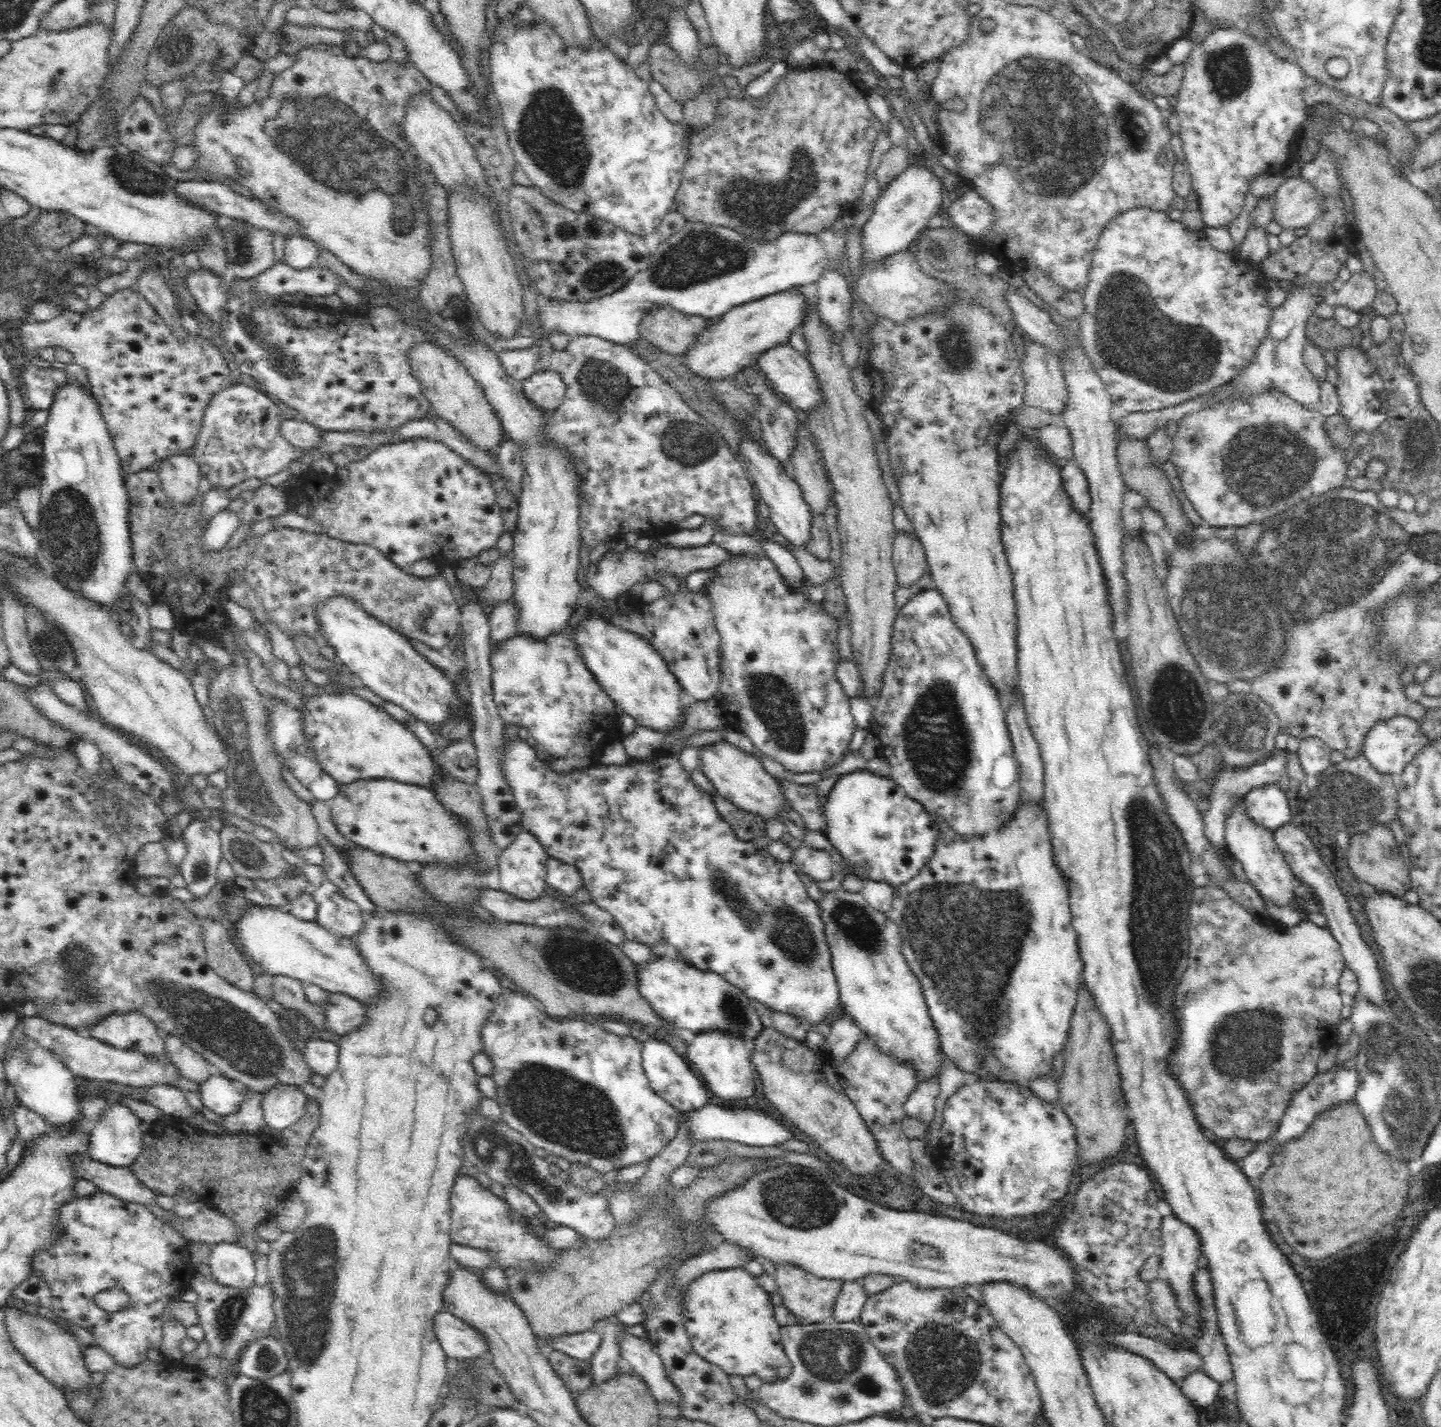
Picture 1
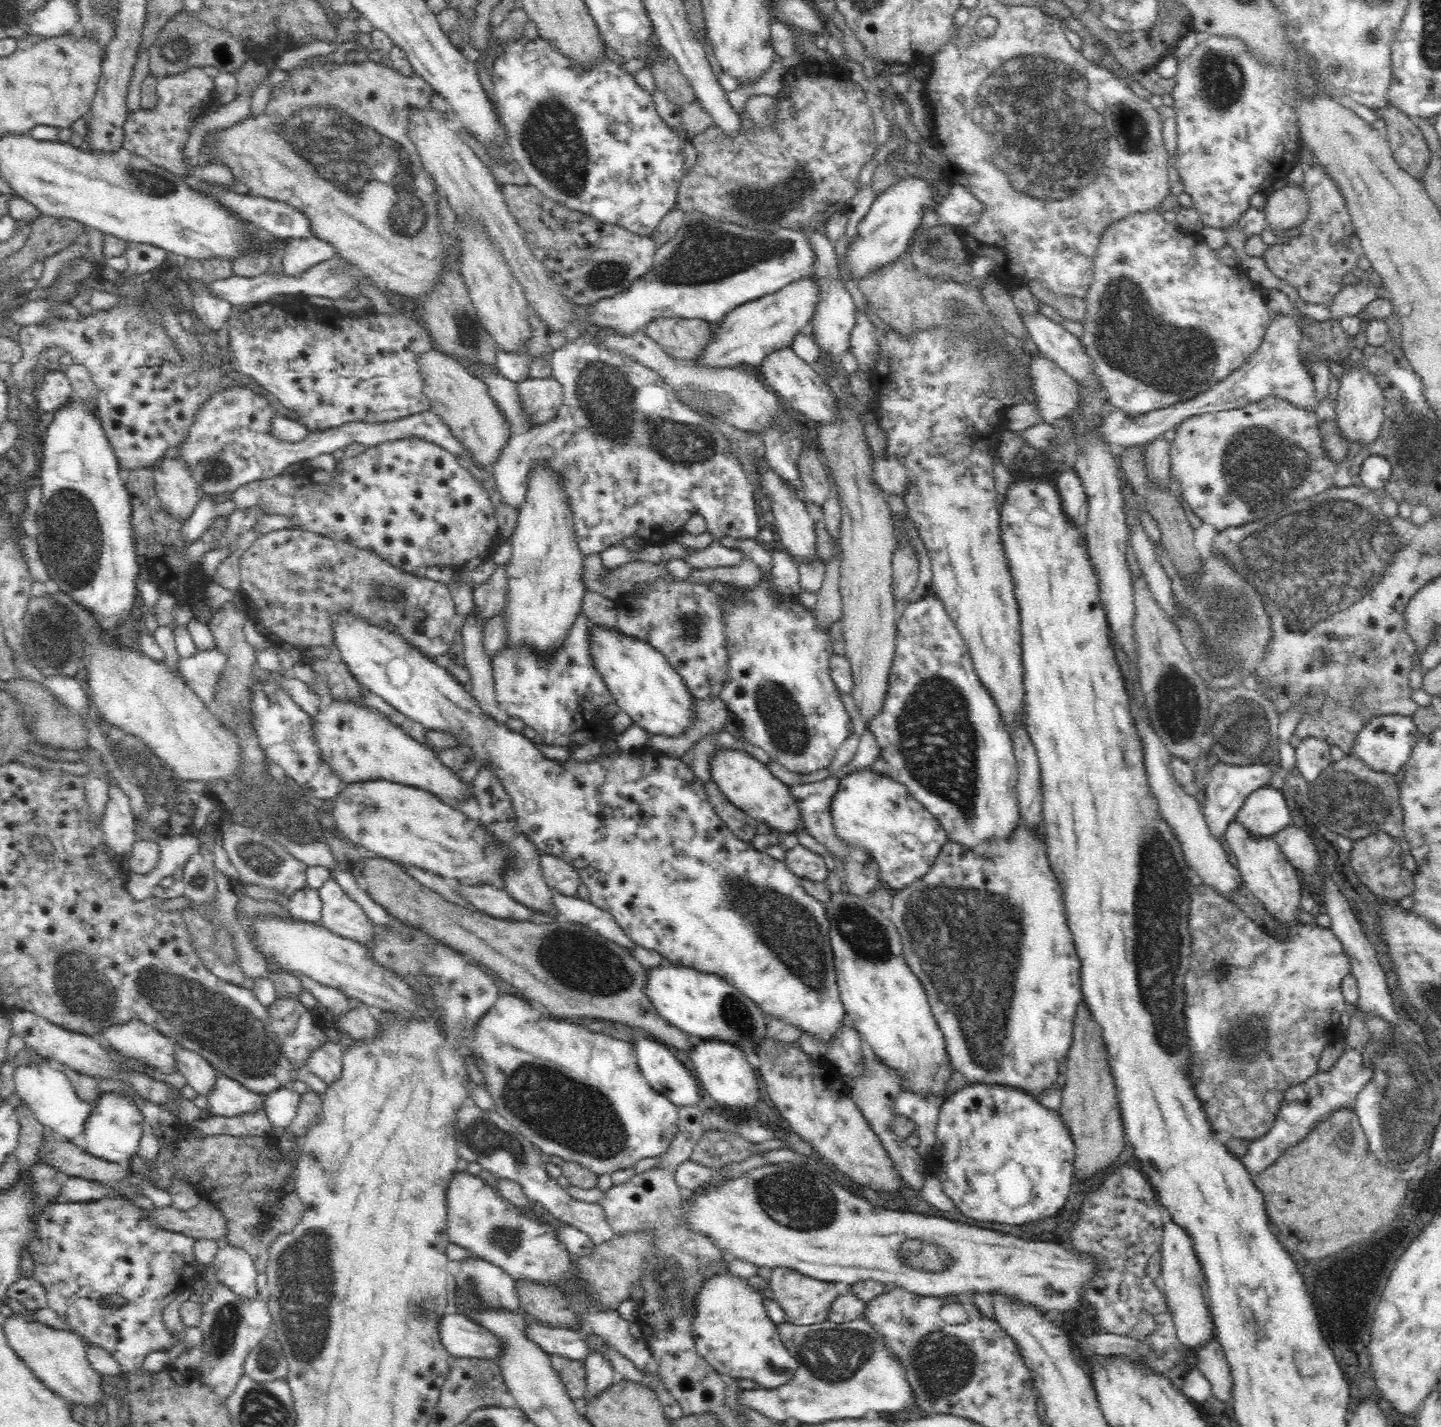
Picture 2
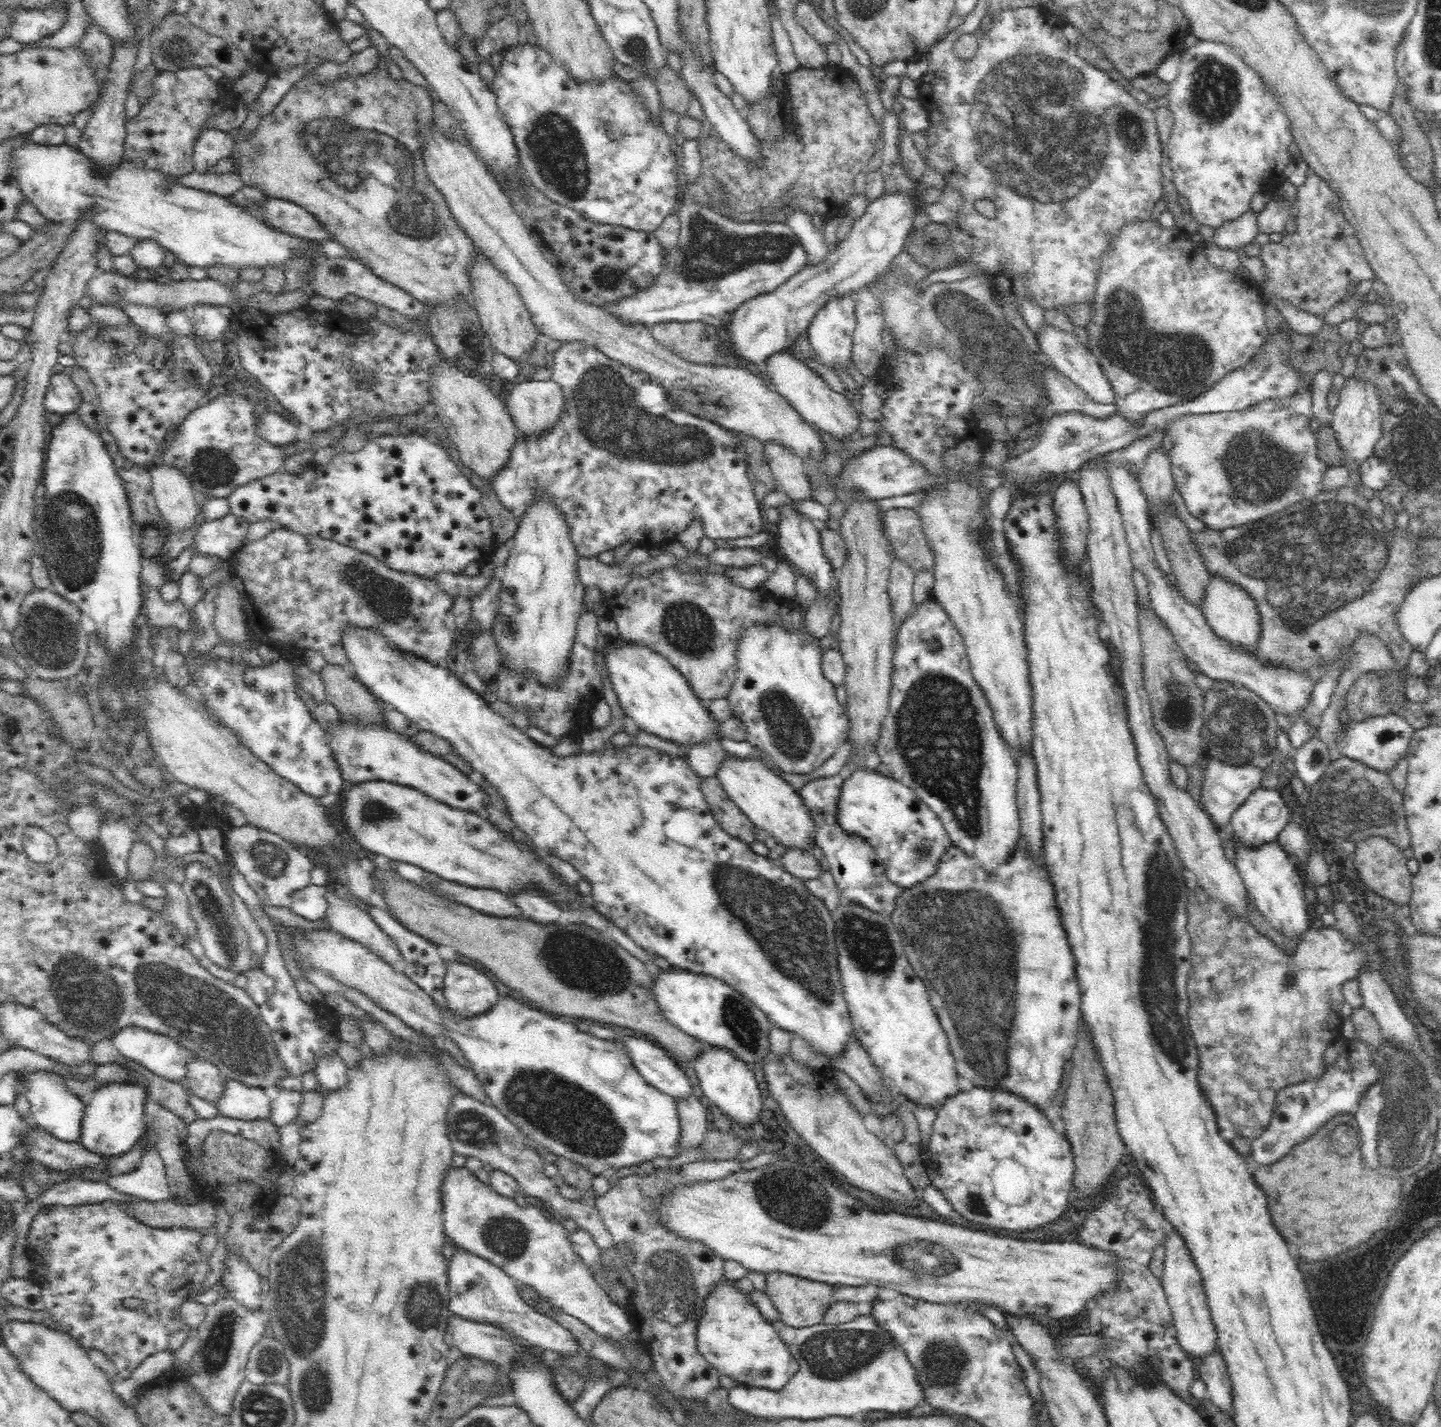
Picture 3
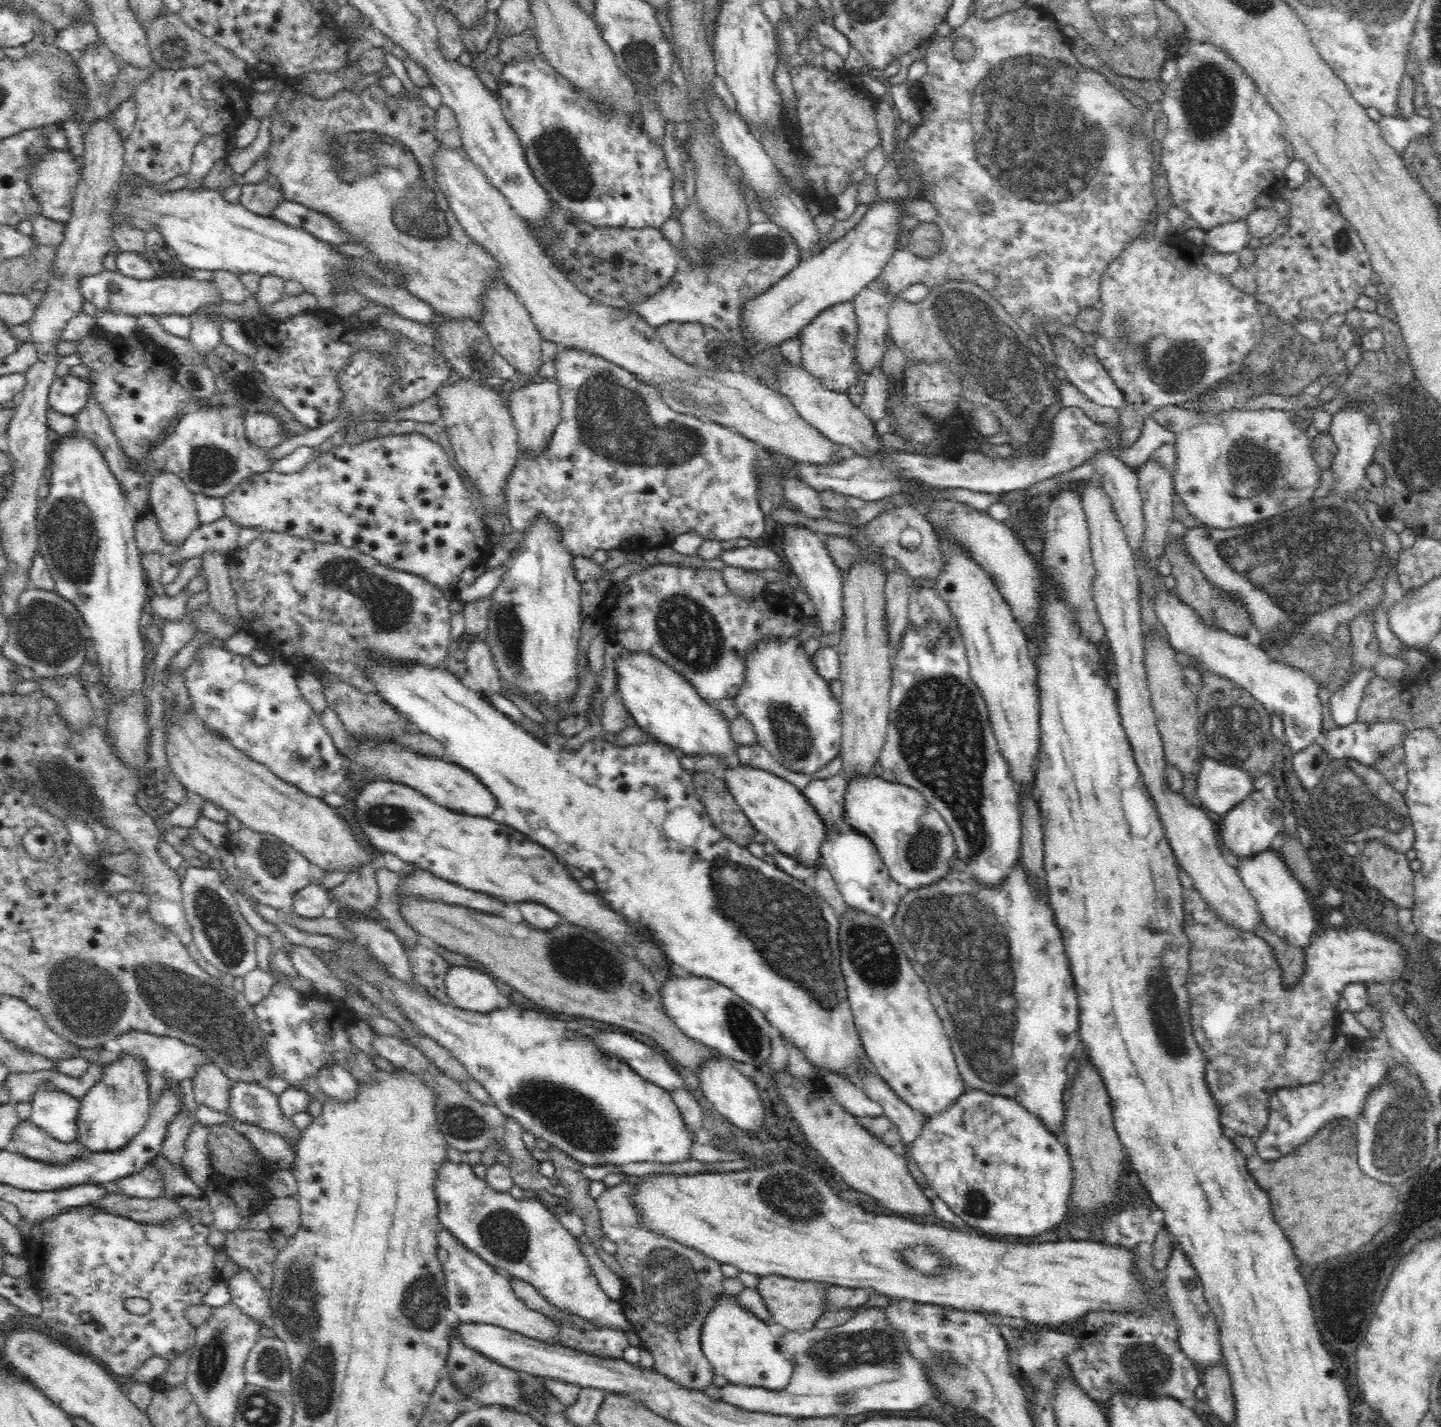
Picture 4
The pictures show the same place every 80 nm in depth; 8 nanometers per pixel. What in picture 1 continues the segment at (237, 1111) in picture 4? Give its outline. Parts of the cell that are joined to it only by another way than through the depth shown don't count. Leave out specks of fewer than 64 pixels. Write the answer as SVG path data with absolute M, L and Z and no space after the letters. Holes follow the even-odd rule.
M213 1072L200 1080L197 1093L204 1107L223 1116L230 1114L242 1100L240 1091L232 1085L231 1079Z

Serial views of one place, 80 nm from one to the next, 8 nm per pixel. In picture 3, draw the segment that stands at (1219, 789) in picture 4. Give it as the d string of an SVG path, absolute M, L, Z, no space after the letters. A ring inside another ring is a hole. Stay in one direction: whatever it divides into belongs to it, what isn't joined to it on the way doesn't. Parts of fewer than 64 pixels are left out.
M1212 759L1203 784L1202 808L1210 817L1212 827L1219 832L1231 824L1234 812L1246 802L1264 780L1264 767L1256 765L1232 765L1220 759Z

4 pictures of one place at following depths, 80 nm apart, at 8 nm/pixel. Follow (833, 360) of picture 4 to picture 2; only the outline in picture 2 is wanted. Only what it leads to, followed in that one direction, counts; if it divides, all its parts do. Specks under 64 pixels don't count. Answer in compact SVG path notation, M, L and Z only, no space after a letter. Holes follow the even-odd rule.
M818 231L807 233L807 235L813 238L814 247L818 250L818 264L814 276L817 302L811 321L812 327L817 328L817 338L820 339L821 346L824 346L825 350L828 350L835 358L839 358L849 346L851 331L855 326L855 305L850 292L846 290L842 282L834 244L826 235Z

